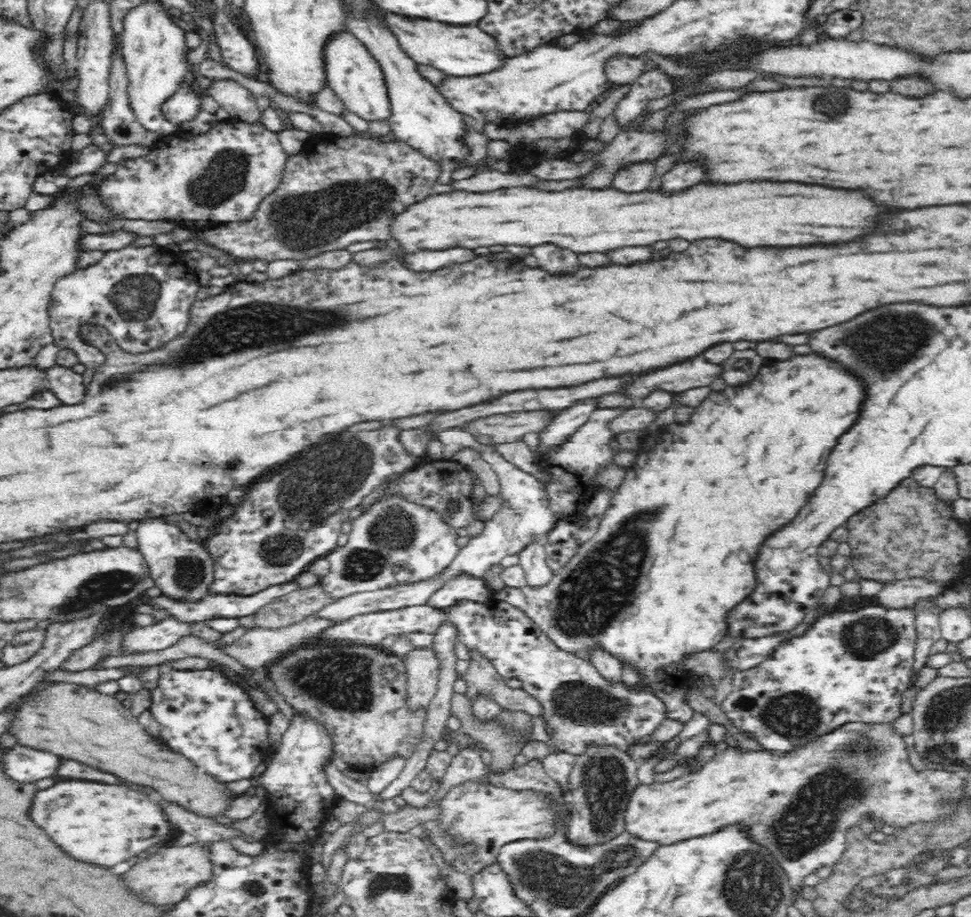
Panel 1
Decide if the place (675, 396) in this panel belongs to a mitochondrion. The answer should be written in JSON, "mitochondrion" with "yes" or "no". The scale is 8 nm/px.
{"mitochondrion":"no"}

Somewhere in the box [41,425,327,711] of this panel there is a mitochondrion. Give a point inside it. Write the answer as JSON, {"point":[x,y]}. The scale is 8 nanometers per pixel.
{"point":[99,587]}

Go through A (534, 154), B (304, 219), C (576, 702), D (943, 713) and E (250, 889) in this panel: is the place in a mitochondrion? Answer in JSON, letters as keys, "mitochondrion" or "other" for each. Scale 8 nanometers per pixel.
{"A":"other","B":"mitochondrion","C":"mitochondrion","D":"mitochondrion","E":"mitochondrion"}

